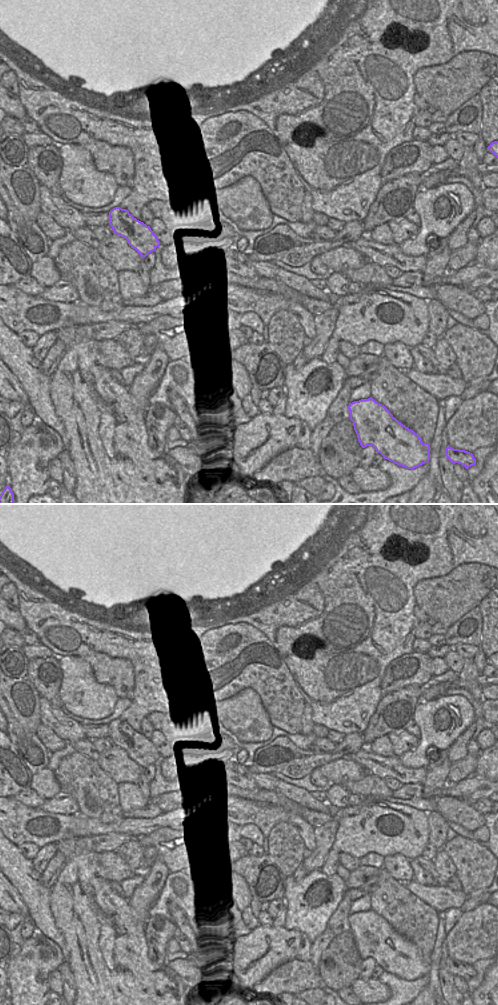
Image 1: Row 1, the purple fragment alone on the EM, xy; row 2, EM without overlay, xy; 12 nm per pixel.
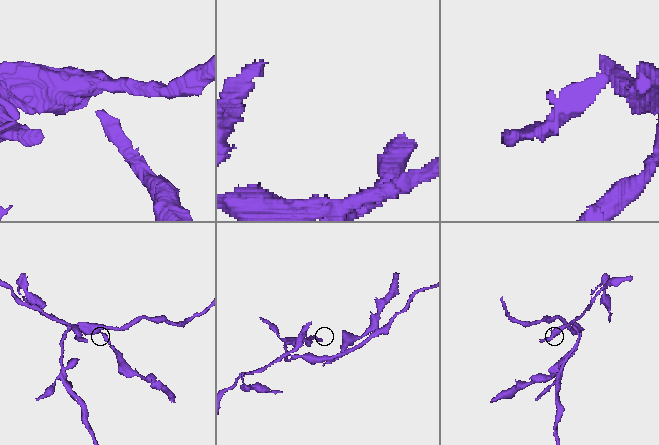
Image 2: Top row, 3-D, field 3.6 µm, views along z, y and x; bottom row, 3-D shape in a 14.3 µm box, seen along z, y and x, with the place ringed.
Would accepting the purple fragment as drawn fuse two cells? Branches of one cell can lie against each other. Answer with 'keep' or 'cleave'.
cleave

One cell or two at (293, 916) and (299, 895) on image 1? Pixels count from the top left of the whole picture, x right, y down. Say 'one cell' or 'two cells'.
one cell

